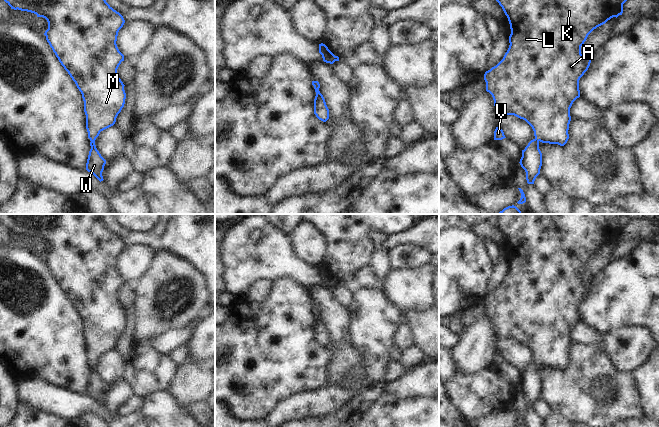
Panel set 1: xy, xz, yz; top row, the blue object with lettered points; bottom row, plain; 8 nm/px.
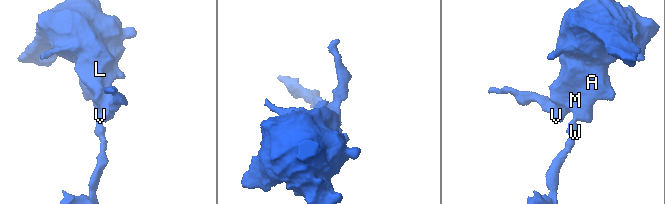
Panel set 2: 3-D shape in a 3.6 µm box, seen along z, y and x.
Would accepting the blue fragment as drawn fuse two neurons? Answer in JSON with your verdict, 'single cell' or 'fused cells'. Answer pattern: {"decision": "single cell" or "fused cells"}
{"decision": "single cell"}

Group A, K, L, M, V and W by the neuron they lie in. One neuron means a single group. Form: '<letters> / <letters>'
A K L M V W

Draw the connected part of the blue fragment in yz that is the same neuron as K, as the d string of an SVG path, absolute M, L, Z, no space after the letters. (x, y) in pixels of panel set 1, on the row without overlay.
M501 214L498 217L496 225L502 231L510 248L510 269L503 283L496 290L485 296L484 304L486 306L486 315L489 316L493 321L494 330L498 336L498 340L514 339L525 344L534 355L535 362L528 367L524 374L522 374L522 381L519 386L521 391L526 396L526 404L528 408L534 408L536 401L540 398L540 393L542 390L542 377L539 373L539 367L542 366L564 370L569 363L568 354L571 345L570 332L573 326L580 321L579 304L588 294L593 281L593 277L582 279L581 270L594 253L605 248L611 242L617 242L619 239L622 239L623 228L633 219L639 218L645 218L656 222L659 221L659 214Z

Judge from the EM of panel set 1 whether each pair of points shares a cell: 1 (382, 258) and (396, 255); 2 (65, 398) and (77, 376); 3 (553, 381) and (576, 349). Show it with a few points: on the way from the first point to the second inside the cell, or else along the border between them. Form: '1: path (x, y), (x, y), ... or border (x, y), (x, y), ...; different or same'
1: border (387, 251), (389, 258); different
2: border (48, 381), (74, 392), (85, 394); different
3: path (562, 378), (576, 364), (576, 358); same

